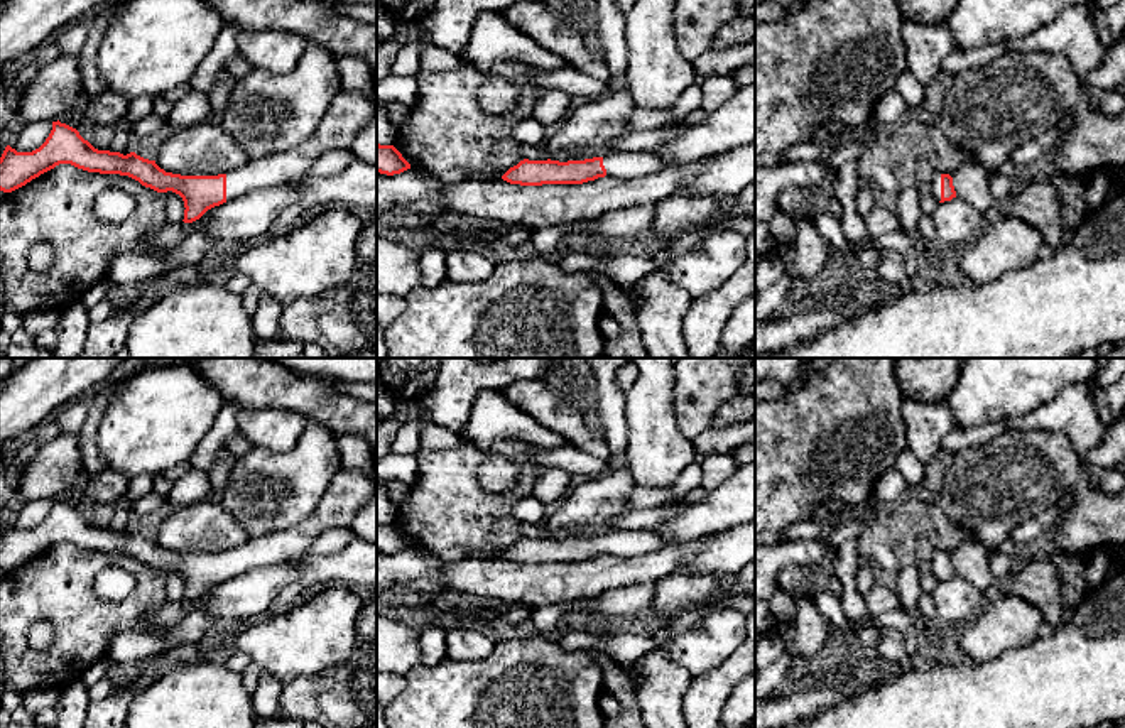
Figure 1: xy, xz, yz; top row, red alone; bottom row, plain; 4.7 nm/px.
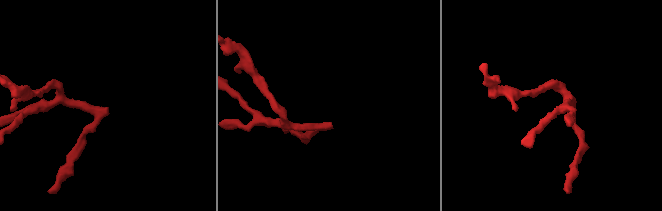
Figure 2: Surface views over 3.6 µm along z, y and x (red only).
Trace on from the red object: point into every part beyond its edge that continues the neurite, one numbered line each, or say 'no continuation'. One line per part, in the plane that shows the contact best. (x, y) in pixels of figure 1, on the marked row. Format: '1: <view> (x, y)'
1: yz (934, 184)

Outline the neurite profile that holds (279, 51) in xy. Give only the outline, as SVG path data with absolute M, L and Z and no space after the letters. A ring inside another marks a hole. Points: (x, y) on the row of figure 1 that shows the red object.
M238 29L238 52L255 68L272 73L291 73L299 62L309 41L285 30Z

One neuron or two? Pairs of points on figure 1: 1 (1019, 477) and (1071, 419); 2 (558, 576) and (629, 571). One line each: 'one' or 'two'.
1: two
2: one

